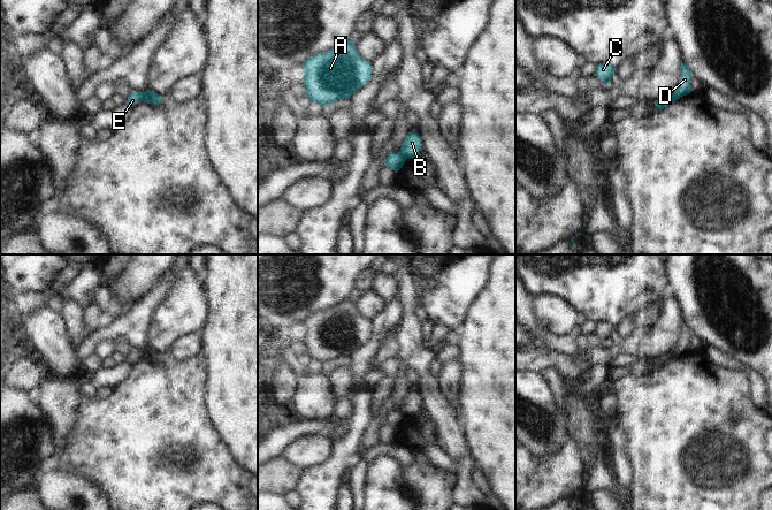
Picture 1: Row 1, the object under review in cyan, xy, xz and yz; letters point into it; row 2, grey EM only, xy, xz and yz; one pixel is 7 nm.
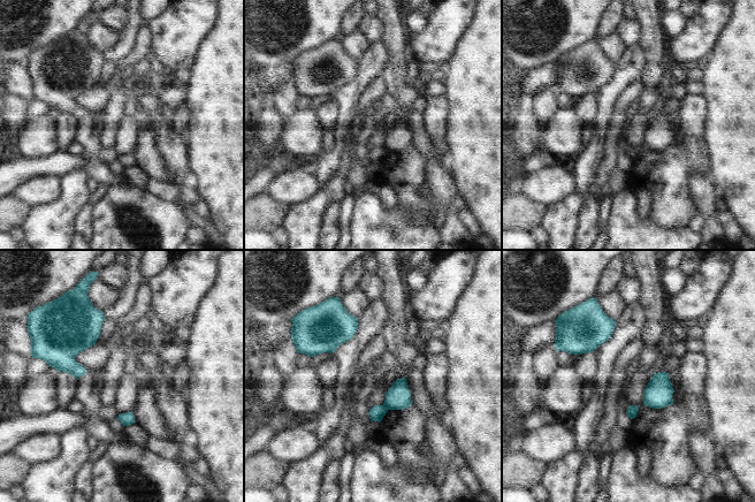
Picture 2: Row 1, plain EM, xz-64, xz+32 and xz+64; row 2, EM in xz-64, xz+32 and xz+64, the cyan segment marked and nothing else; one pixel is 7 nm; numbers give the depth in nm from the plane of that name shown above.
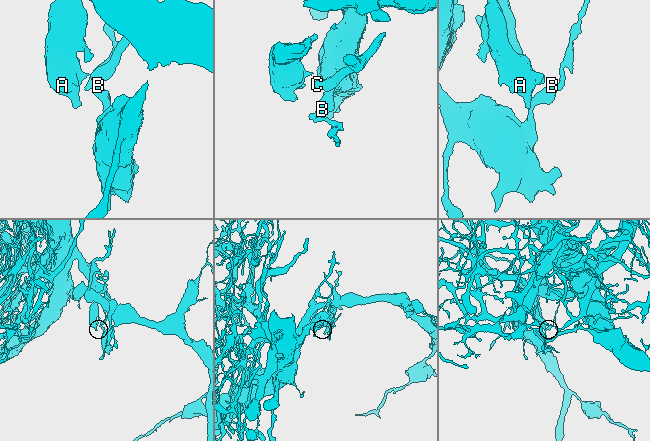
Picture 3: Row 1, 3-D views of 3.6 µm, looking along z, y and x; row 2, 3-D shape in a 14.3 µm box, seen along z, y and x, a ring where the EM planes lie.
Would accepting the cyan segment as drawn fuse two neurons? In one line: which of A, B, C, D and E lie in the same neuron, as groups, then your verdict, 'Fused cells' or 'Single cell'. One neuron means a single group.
Groups: A C D E / B. Fused cells.

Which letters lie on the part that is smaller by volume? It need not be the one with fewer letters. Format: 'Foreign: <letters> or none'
Foreign: B

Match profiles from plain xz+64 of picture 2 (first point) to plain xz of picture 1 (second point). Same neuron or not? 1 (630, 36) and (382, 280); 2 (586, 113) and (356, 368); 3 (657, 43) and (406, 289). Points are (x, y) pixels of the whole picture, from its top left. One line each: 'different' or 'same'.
1: same
2: different
3: same

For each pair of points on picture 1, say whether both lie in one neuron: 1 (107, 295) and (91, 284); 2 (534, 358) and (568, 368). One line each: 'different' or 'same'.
1: different
2: same

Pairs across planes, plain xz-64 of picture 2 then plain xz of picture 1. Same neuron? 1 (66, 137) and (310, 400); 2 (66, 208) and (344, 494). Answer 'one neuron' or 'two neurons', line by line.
1: two neurons
2: two neurons

